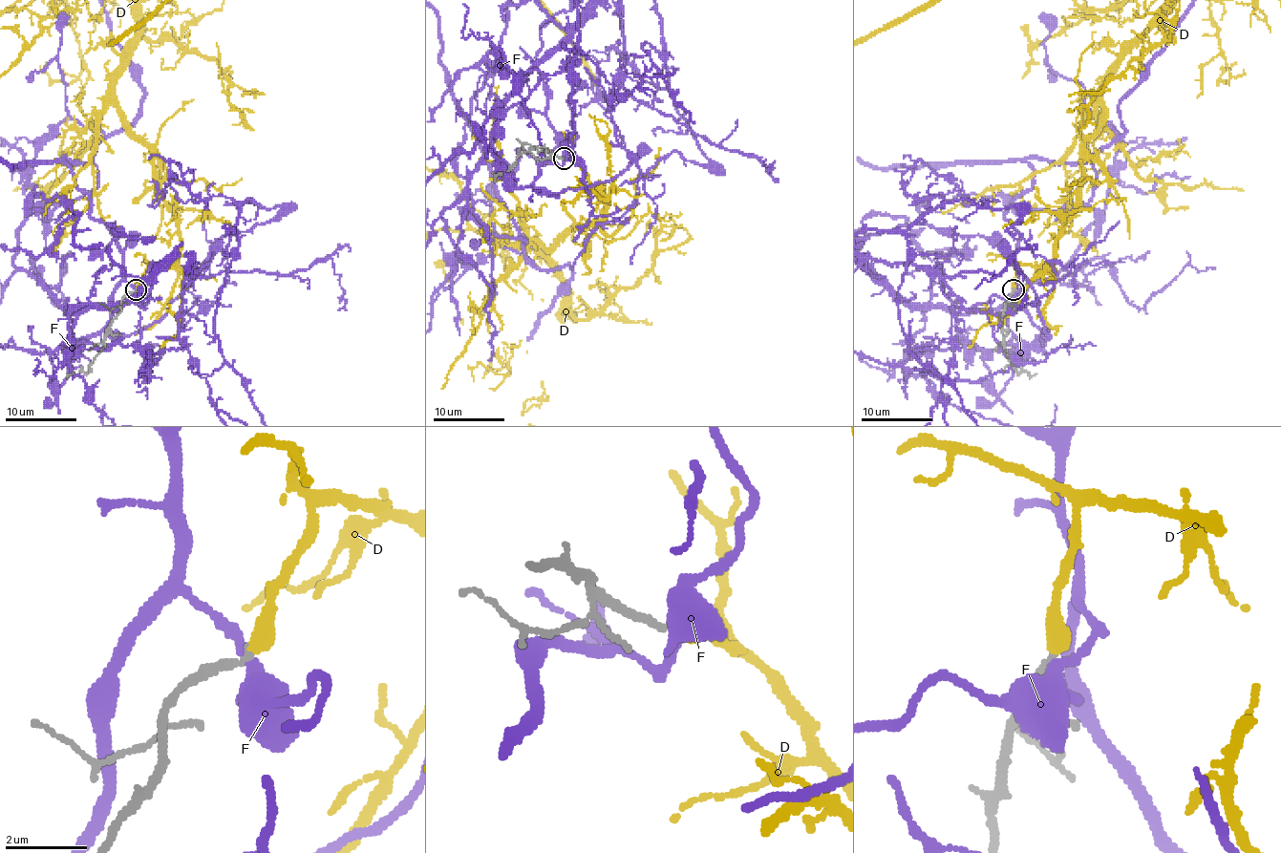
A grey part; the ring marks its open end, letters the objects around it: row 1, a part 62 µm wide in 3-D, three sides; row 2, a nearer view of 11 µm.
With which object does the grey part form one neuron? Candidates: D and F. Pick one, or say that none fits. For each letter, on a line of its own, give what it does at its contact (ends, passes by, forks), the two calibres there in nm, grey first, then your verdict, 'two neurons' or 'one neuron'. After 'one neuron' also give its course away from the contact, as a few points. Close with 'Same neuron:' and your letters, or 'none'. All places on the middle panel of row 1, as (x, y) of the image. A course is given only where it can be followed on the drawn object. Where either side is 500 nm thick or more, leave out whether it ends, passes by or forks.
D: it ends there; 180 nm thick on the grey side, 420 nm on the other; one neuron
F: it forks there; 200 nm thick on the grey side, 340 nm on the other; two neurons
Same neuron: D

